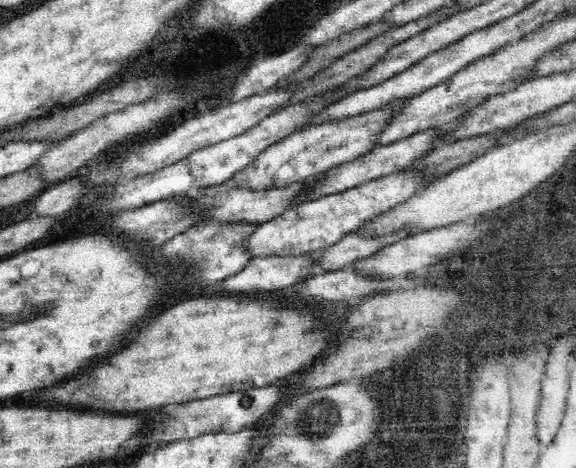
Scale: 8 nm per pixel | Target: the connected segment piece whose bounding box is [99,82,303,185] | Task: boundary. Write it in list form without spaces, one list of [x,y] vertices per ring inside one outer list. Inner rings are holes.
[[[303,83],[294,84],[290,88],[278,88],[278,90],[274,87],[262,95],[252,95],[238,102],[228,102],[227,105],[216,107],[208,113],[201,111],[199,116],[182,122],[178,128],[172,127],[172,130],[168,130],[166,134],[159,138],[143,141],[138,148],[124,150],[122,154],[116,156],[115,161],[112,158],[99,172],[99,184],[124,183],[129,178],[153,173],[159,168],[182,160],[193,150],[242,134],[250,127],[260,124],[261,120],[264,120],[267,116],[290,105],[289,98],[300,85],[303,85]]]

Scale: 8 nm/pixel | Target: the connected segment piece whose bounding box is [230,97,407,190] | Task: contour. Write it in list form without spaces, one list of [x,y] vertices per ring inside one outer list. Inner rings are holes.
[[[403,97],[378,110],[364,112],[360,116],[350,116],[350,118],[342,118],[332,123],[315,125],[303,131],[294,132],[257,154],[248,166],[235,172],[230,180],[237,187],[248,190],[272,190],[272,188],[292,186],[294,182],[310,180],[318,174],[325,173],[329,168],[342,164],[342,161],[351,161],[362,153],[372,150],[378,145],[377,136],[389,123],[399,106],[406,101],[407,97]]]

